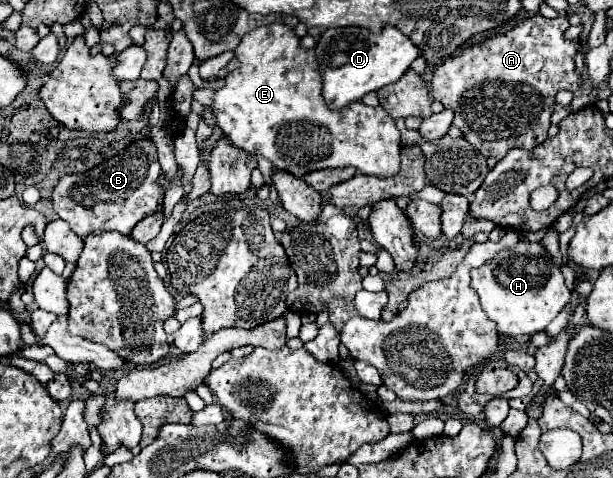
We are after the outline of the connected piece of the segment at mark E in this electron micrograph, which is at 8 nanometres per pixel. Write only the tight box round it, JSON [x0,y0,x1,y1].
[211,21,401,179]

